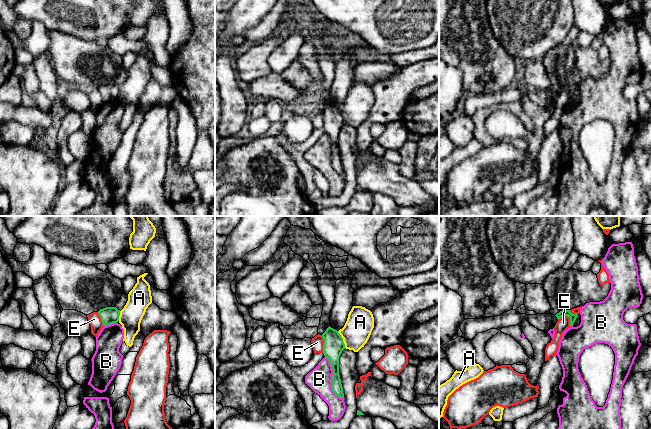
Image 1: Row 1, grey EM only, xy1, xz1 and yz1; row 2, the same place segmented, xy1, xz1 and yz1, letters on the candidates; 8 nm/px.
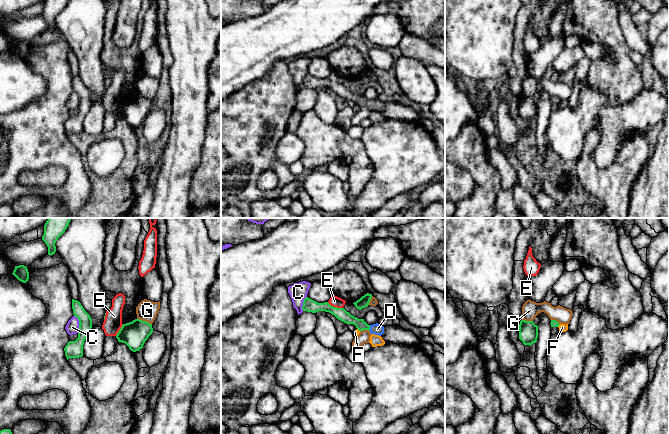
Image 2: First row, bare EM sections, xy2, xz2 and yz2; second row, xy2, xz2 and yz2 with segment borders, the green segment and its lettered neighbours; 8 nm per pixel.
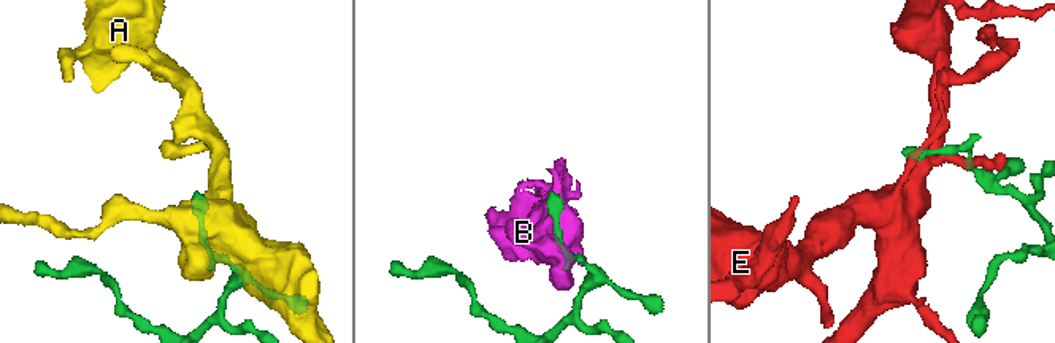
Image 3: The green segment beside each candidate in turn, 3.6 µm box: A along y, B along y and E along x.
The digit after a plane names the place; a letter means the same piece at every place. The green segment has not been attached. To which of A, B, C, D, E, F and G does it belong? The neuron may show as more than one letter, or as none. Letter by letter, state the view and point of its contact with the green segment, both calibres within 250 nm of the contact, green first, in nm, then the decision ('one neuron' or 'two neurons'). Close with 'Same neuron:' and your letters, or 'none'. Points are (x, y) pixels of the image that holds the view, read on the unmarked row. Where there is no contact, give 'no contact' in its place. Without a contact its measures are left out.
A: xz1 (342, 115) | 160/220 nm | two neurons
B: xz1 (332, 155) | 160/190 nm | two neurons
C: xy2 (79, 100) | 140/110 nm | two neurons
D: xz2 (369, 104) | 90/90 nm | one neuron
E: yz1 (568, 92) | 50/100 nm | two neurons
F: yz2 (558, 102) | 60/60 nm | two neurons
G: xy2 (144, 97) | 200/170 nm | two neurons
Same neuron: D

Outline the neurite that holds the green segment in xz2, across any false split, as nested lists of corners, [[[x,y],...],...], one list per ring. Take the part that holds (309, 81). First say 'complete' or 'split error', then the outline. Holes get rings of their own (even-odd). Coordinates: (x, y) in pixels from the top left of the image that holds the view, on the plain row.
split error; [[[306,73],[303,77],[302,82],[303,87],[316,89],[318,87],[329,88],[334,91],[338,96],[346,99],[353,100],[359,107],[368,106],[371,110],[381,112],[384,109],[384,103],[378,99],[373,101],[368,101],[364,95],[358,95],[354,93],[349,88],[347,88],[344,84],[337,84],[331,82],[328,78],[318,79],[308,73]]]

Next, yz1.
complete; [[[562,86],[555,91],[557,95],[560,95],[563,92],[568,92],[570,94],[570,102],[572,103],[578,90],[572,90],[570,86]]]

